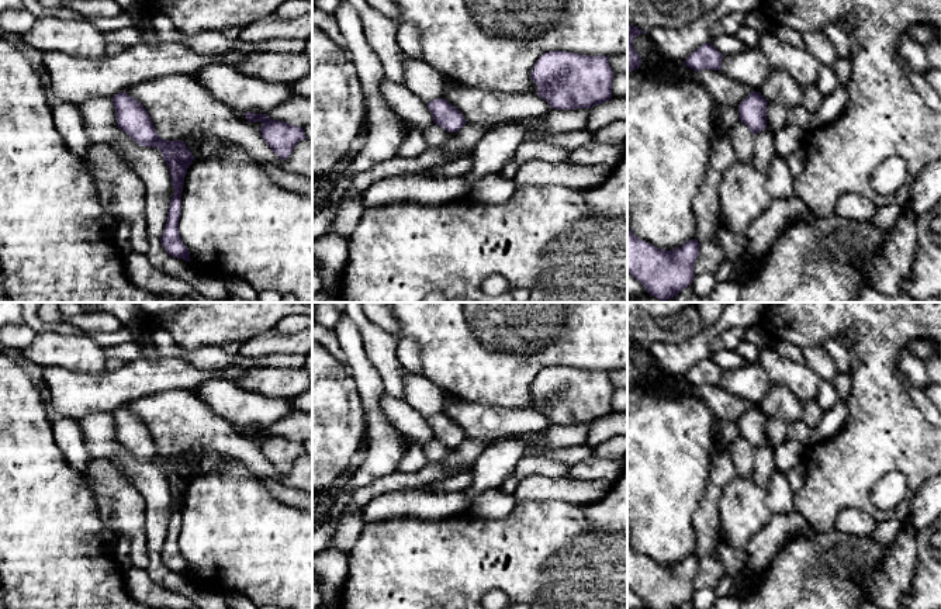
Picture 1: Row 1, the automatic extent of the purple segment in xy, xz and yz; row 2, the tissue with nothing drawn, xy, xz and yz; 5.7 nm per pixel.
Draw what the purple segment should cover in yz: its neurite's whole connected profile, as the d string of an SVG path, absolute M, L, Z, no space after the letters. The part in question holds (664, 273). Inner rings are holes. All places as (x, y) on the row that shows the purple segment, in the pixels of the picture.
M627 225L627 273L665 302L692 284L699 246L696 239L689 239L681 248L662 250L637 238Z

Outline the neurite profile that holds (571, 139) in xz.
M568 131L564 134L536 134L527 135L525 141L536 141L551 143L568 150L574 150L594 141L594 134L591 131Z

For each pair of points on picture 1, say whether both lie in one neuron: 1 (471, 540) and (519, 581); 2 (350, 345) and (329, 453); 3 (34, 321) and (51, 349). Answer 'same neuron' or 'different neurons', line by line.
1: same neuron
2: different neurons
3: different neurons

